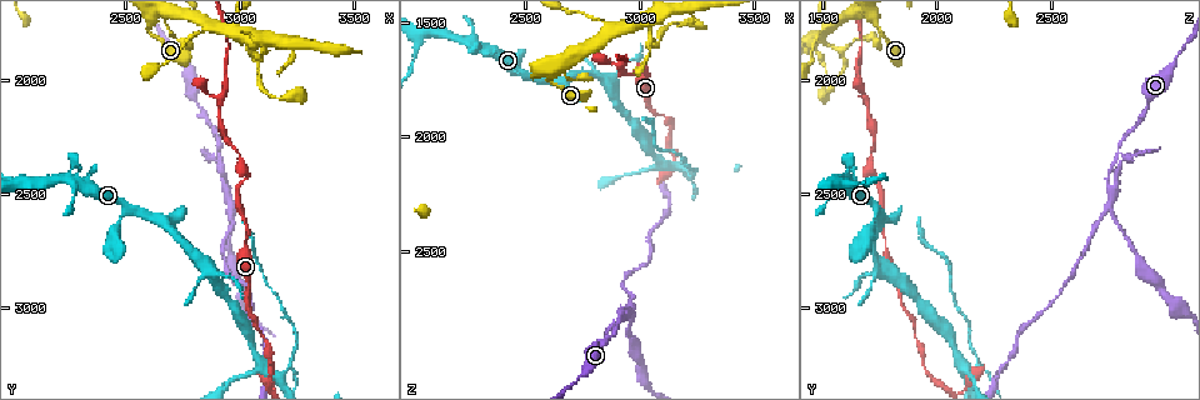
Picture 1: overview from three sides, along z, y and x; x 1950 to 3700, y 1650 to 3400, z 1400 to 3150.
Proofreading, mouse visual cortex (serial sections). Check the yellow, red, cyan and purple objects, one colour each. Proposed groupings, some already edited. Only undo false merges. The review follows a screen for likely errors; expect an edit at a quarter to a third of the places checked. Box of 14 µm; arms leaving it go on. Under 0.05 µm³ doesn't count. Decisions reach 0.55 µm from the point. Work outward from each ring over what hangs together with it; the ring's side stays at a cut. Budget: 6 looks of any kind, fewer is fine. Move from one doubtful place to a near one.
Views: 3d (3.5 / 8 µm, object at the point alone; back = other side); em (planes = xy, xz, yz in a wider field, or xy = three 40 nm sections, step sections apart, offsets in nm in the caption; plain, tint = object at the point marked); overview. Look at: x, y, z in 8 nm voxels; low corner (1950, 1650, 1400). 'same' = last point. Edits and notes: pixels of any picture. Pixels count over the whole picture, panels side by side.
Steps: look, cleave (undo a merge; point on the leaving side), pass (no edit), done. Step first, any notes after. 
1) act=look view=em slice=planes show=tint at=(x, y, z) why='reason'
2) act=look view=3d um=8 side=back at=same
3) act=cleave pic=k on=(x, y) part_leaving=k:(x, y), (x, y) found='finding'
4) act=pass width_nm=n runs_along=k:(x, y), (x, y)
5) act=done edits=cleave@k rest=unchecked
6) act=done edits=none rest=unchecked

act=look view=em slice=xy step=1 show=tint at=(2920, 2080, 1690)

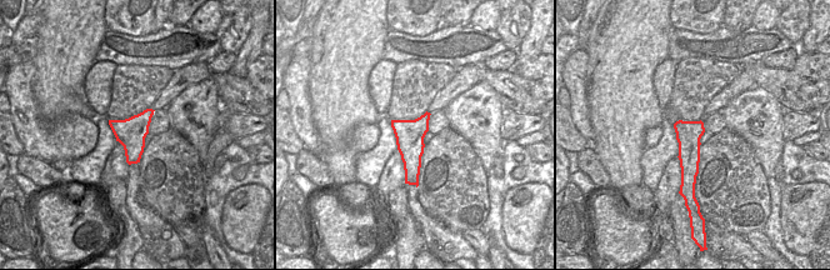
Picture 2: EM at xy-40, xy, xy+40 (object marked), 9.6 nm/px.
act=look view=3d um=3.5 at=same

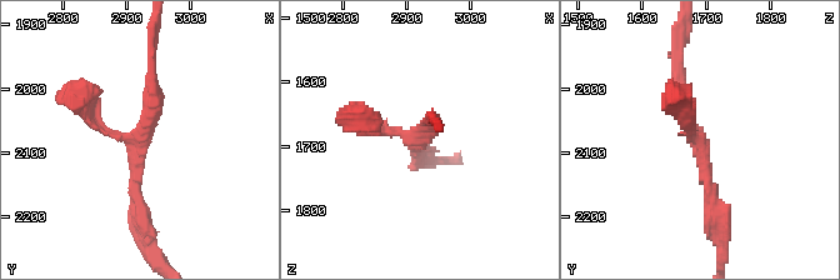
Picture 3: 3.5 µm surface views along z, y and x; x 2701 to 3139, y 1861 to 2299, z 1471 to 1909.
act=pass arm_widths_nm=200,200,200 runs_along=3:(718, 220), (675, 66) found='all the same cell'

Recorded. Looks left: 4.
act=look view=3d um=3.5 side=back at=(2860, 2830, 1750) why='arms part here'

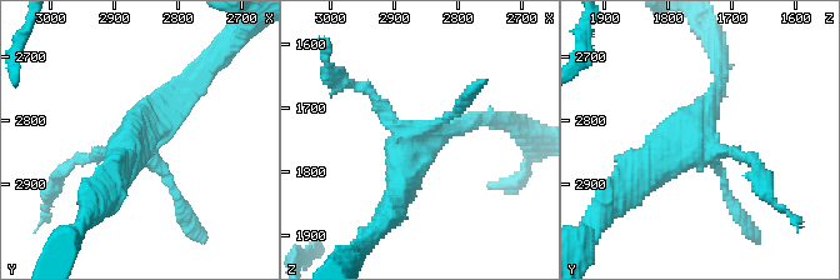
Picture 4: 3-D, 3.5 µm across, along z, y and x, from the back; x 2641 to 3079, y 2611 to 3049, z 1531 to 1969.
act=look view=em slice=xy step=2 show=tint at=(2865, 2825, 1765) why='shape alone is not enough'

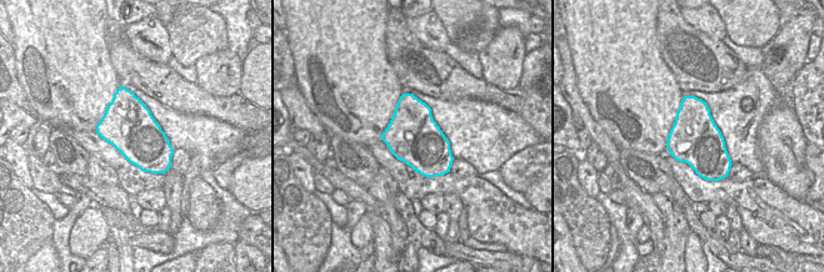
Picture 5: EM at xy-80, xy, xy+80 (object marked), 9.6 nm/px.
act=cleave pic=4 on=(359, 86) found='a second cell is stuck on'

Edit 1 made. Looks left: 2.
act=done edits=cleave@4 rest=unchecked

